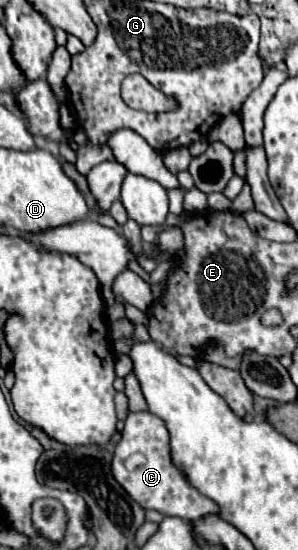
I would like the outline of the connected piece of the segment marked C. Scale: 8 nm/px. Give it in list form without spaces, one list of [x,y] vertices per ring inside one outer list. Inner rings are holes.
[[[137,412],[127,416],[125,430],[115,448],[111,468],[115,480],[145,510],[153,508],[163,516],[179,516],[189,522],[203,518],[205,514],[219,514],[219,506],[199,494],[193,486],[189,486],[179,474],[179,470],[173,466],[169,450],[169,432],[163,420],[151,412]],[[129,460],[135,460],[135,464],[129,464]]]

